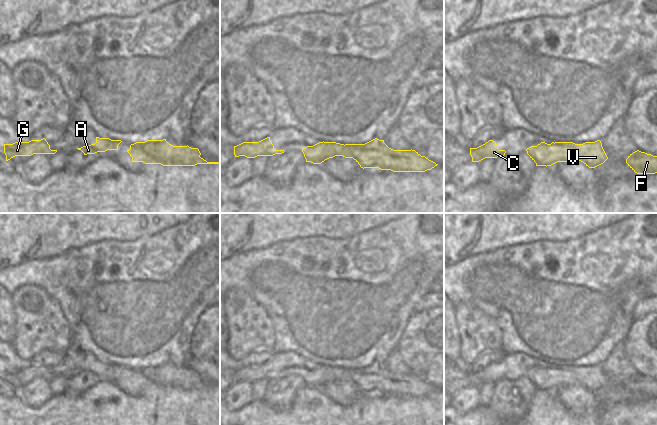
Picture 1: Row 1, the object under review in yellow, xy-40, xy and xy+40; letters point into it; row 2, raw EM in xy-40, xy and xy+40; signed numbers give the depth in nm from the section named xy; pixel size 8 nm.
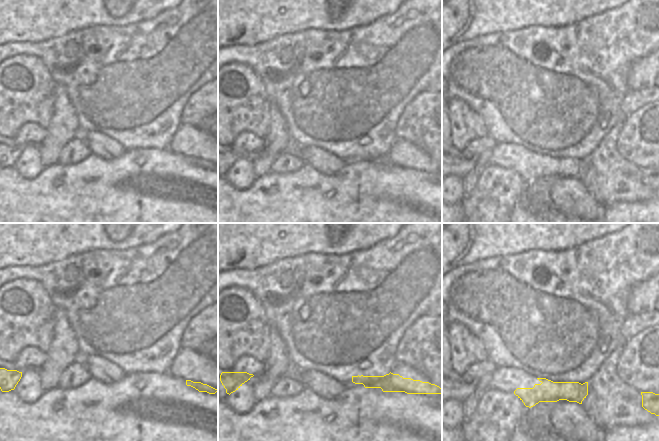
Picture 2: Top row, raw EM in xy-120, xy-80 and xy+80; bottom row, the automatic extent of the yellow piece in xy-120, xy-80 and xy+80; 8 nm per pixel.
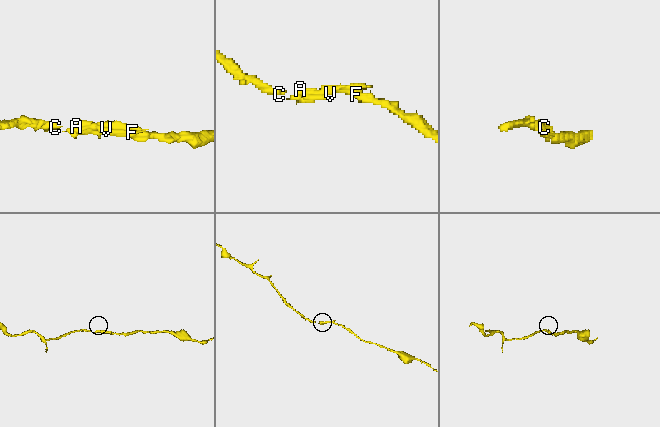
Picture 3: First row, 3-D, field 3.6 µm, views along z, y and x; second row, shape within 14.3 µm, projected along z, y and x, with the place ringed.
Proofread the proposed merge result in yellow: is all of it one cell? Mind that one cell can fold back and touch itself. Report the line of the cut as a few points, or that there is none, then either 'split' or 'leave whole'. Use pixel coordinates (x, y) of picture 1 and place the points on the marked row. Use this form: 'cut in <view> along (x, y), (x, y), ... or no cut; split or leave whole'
no cut; leave whole

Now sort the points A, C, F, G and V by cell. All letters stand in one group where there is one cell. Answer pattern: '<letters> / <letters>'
A C F G V

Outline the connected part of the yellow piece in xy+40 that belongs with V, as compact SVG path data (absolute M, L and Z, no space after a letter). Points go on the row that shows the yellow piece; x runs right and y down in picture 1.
M600 140L575 144L573 142L541 142L537 146L526 149L527 154L536 163L536 166L551 166L557 162L579 160L589 168L603 164L607 155Z

